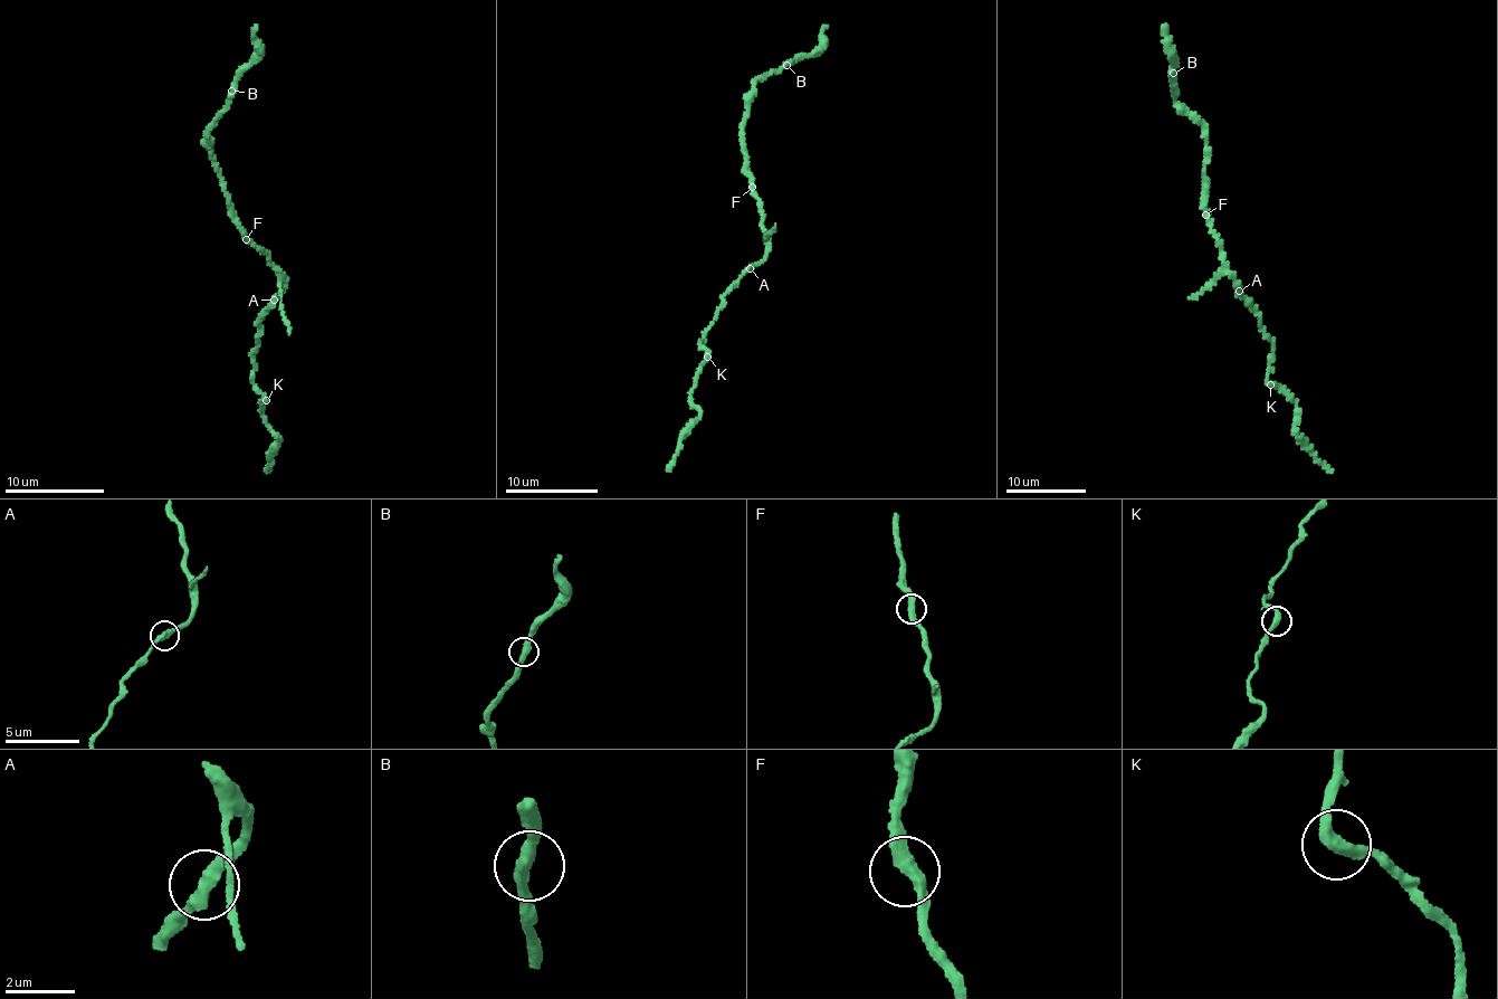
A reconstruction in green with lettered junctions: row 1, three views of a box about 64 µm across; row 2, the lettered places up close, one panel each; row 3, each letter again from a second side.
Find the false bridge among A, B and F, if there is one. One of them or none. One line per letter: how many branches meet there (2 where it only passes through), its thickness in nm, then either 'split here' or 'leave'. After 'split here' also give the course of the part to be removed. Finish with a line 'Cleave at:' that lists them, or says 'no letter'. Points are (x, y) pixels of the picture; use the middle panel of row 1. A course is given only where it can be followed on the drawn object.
A: 2 | 380 nm | split here | (748, 268), (704, 332), (699, 345), (706, 352), (689, 402), (699, 415), (680, 439), (675, 463), (666, 472)
B: 2 | 380 nm | leave
F: 2 | 400 nm | leave
Cleave at: A

